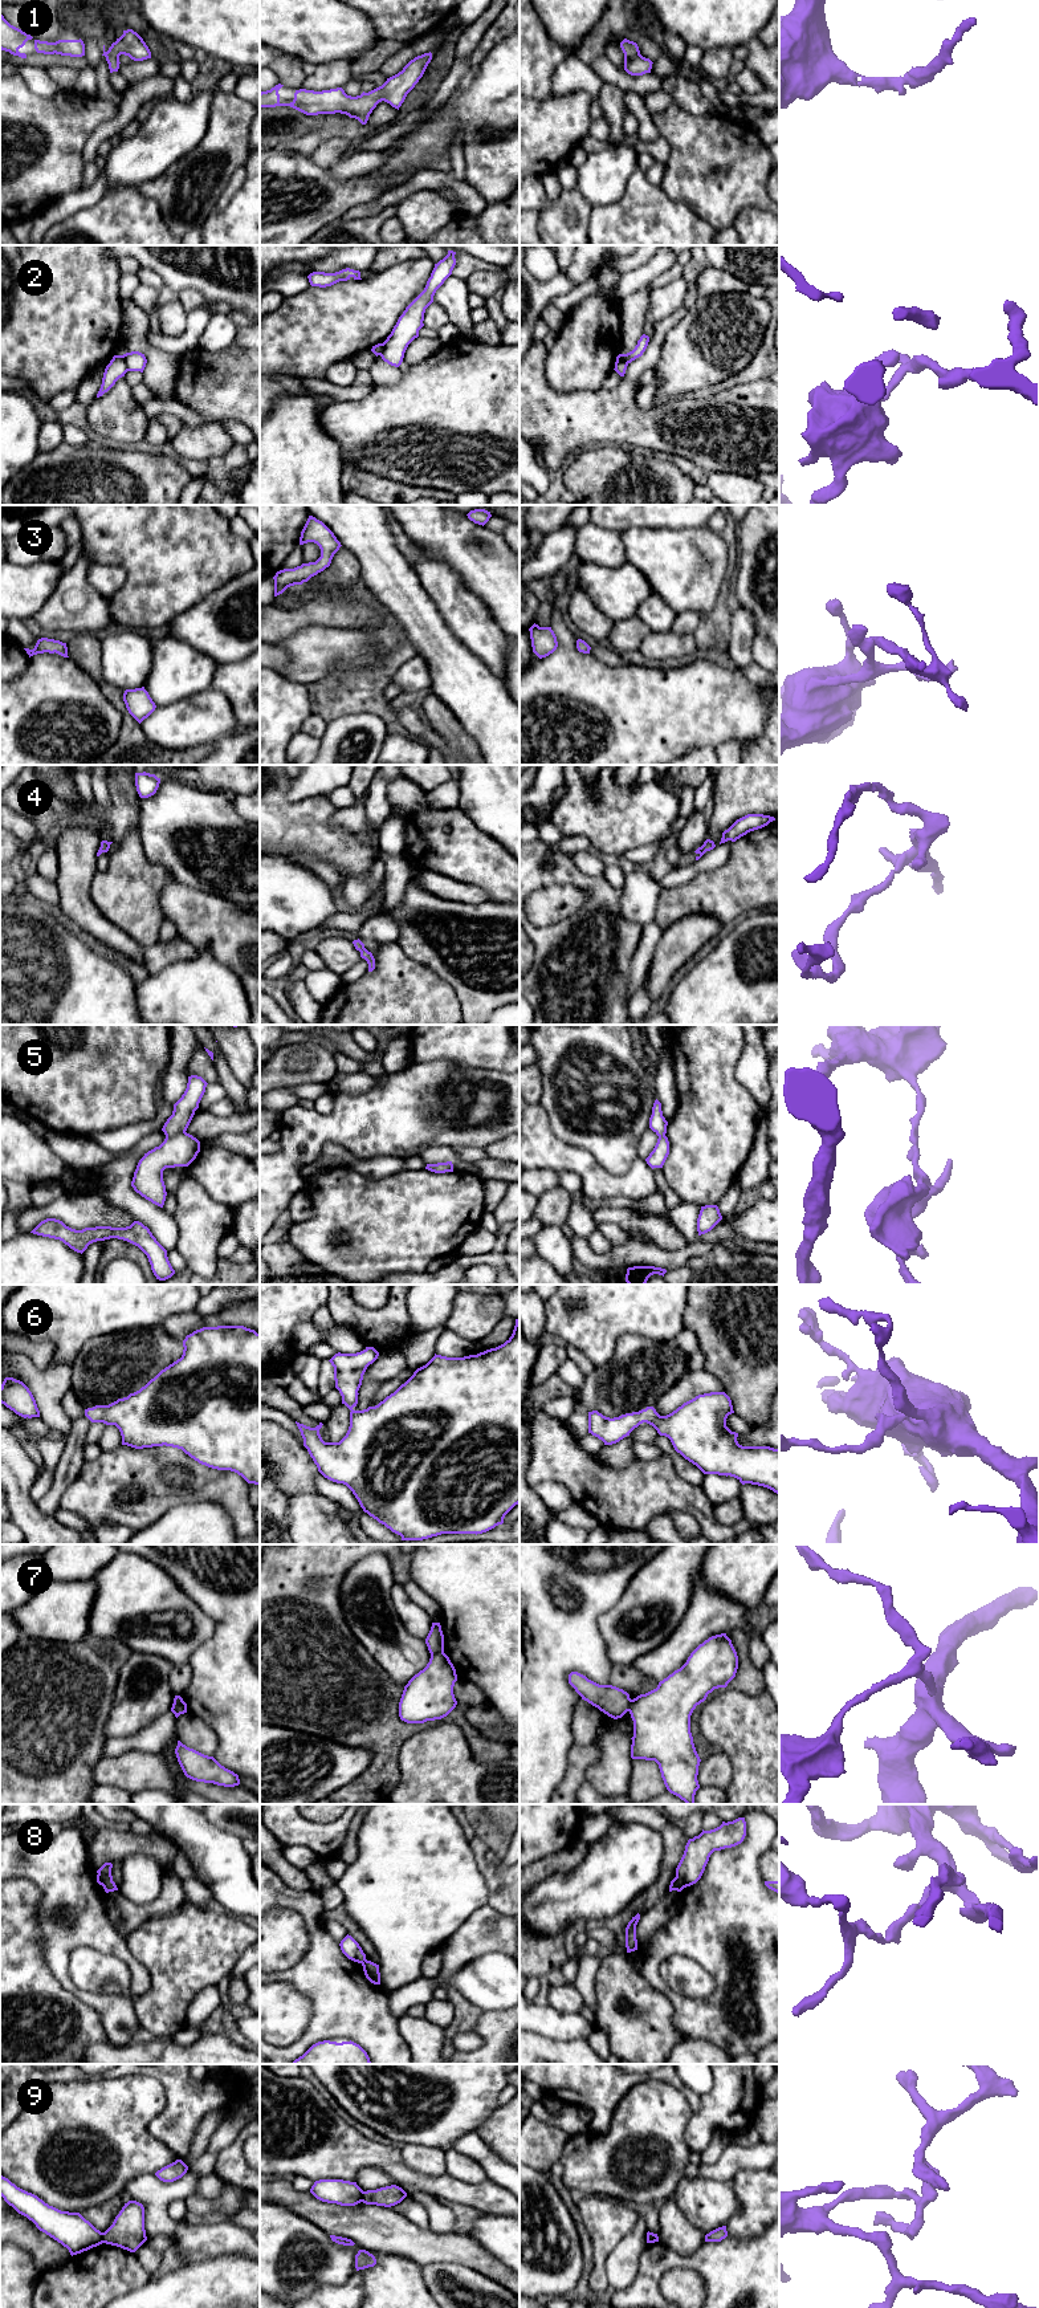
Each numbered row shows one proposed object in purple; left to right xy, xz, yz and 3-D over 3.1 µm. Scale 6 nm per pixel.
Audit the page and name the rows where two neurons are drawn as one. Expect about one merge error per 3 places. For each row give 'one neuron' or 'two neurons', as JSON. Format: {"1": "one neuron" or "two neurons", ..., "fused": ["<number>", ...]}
{"1": "one neuron", "2": "two neurons", "3": "one neuron", "4": "one neuron", "5": "two neurons", "6": "one neuron", "7": "two neurons", "8": "two neurons", "9": "two neurons", "fused": ["2", "5", "7", "8", "9"]}

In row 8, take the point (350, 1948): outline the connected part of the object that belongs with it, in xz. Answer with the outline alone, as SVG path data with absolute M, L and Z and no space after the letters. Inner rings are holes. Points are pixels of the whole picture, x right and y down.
M346 1935L341 1943L341 1950L342 1953L351 1961L363 1963L366 1961L366 1954L363 1953L362 1947L359 1943L351 1937Z

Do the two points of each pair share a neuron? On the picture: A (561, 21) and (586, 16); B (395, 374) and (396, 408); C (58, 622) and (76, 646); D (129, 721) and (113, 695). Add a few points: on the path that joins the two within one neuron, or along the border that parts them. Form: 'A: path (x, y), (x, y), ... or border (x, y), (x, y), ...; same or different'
A: path (567, 16), (579, 16); same
B: border (403, 374), (394, 383), (375, 386); different
C: border (89, 631), (77, 634); different
D: path (126, 715), (118, 701); same

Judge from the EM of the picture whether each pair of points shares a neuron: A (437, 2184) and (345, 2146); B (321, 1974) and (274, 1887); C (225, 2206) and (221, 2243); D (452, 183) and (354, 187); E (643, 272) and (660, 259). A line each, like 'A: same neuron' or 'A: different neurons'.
A: same neuron
B: same neuron
C: different neurons
D: different neurons
E: same neuron

